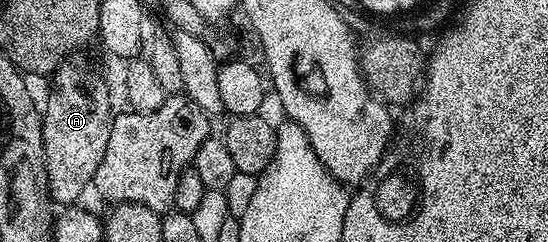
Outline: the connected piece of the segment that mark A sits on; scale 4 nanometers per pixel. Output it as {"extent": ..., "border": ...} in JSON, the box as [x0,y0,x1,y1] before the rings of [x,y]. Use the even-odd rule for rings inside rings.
{"extent":[41,55,110,207],"border":[[[82,55],[67,59],[52,74],[54,82],[50,85],[50,94],[46,97],[46,109],[41,110],[42,138],[46,152],[46,174],[50,180],[50,196],[59,206],[70,207],[82,197],[82,192],[91,188],[96,167],[100,167],[100,159],[104,159],[104,151],[108,151],[108,135],[110,134],[110,89],[106,81],[82,58]]]}

